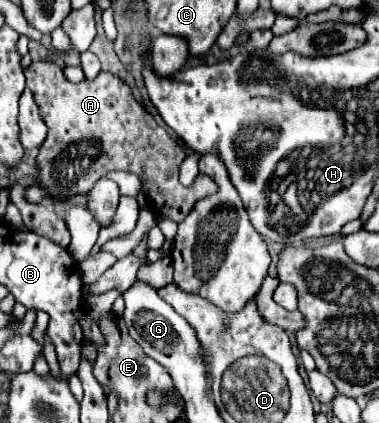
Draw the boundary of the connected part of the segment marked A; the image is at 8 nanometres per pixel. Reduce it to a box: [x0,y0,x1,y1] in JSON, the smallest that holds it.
[24,61,216,223]

